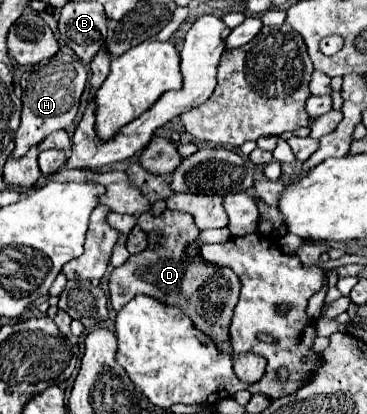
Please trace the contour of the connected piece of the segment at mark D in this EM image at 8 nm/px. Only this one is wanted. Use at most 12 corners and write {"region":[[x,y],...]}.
{"region":[[142,213],[160,247],[112,271],[120,311],[148,295],[192,319],[232,353],[240,293],[230,269],[190,259],[200,233],[188,213]]}

